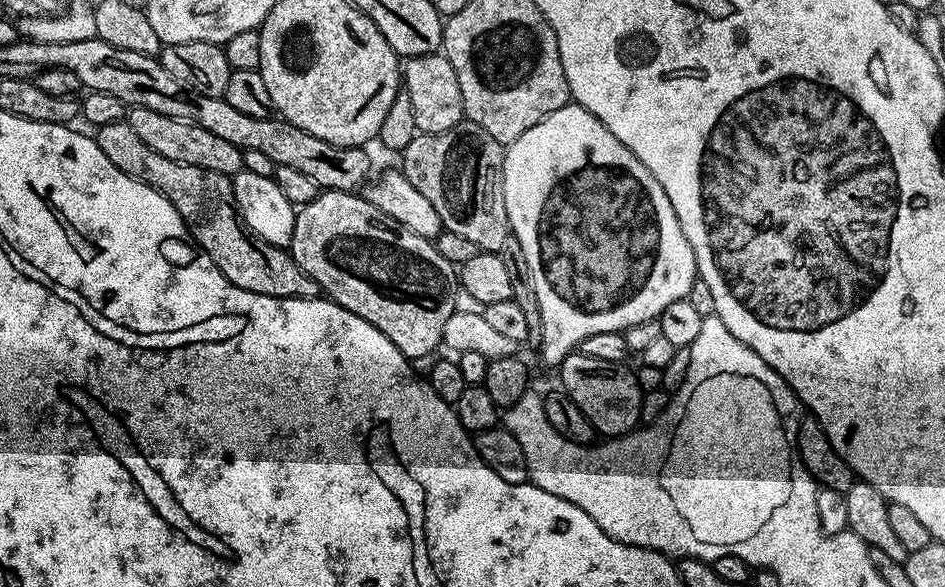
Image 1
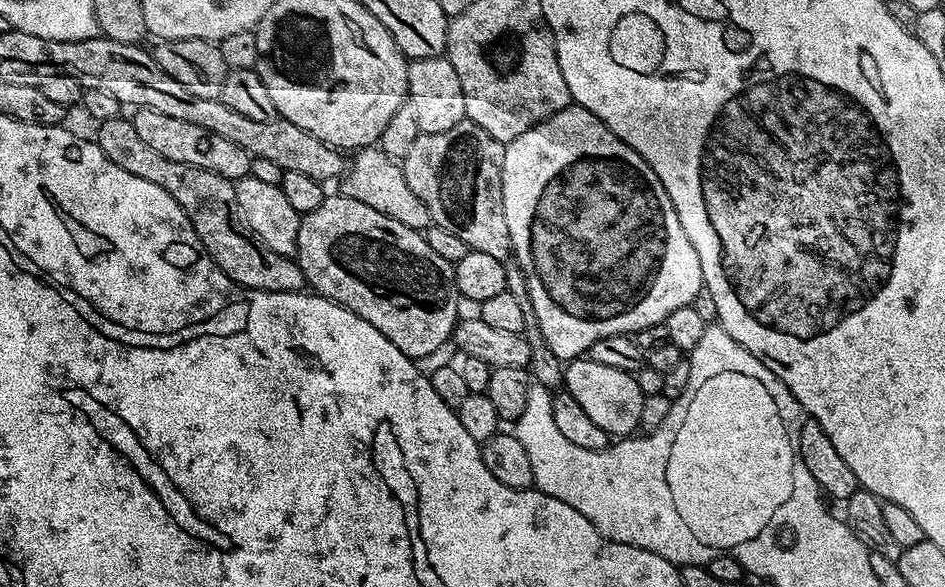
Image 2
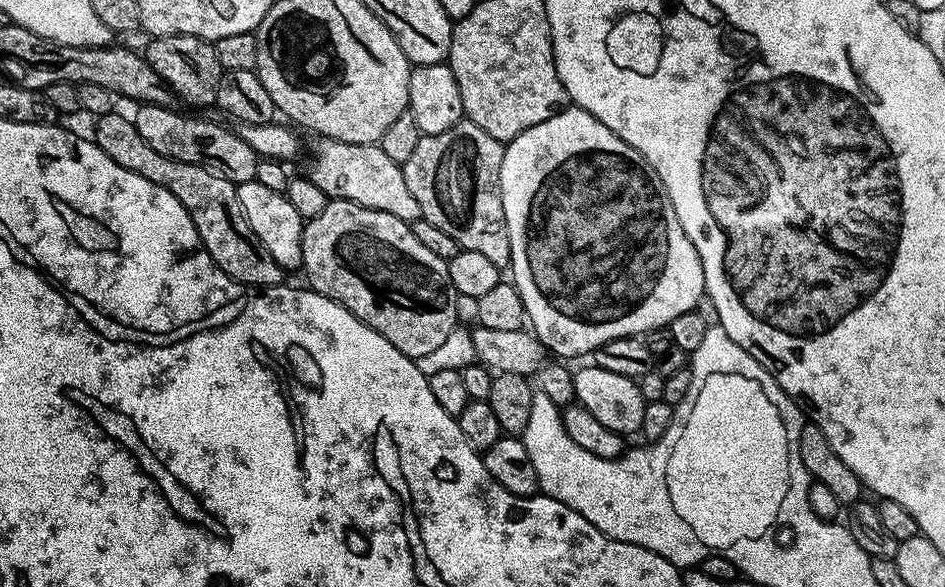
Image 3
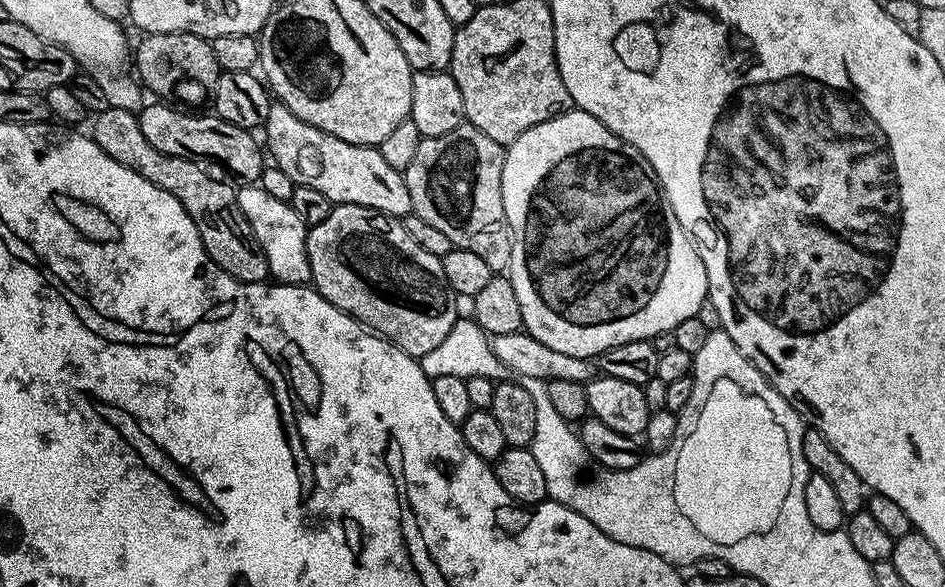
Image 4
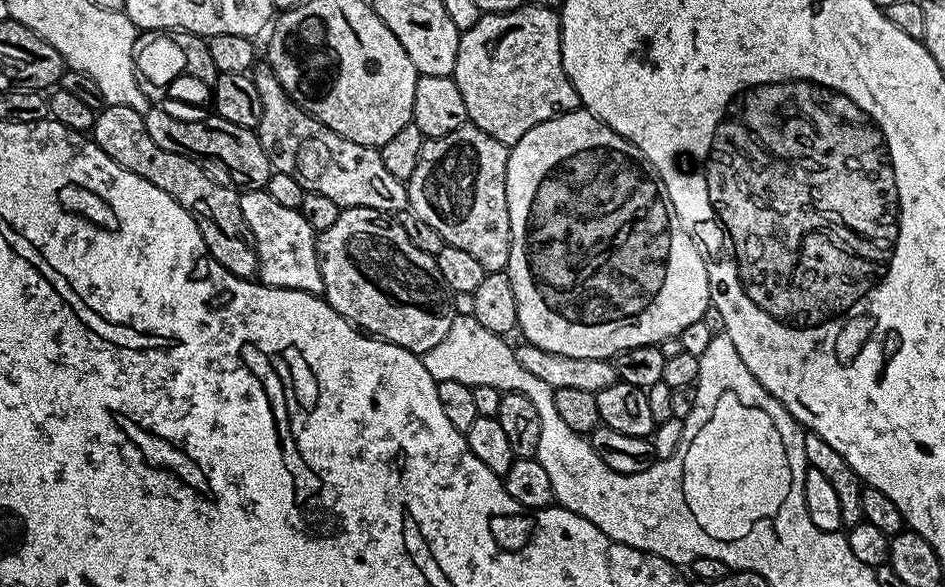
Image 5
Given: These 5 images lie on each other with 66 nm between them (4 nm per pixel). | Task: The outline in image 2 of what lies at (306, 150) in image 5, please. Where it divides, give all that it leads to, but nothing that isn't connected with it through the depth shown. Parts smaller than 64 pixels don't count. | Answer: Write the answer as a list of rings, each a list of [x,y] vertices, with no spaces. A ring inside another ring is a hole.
[[[379,147],[361,148],[351,157],[350,167],[342,180],[343,184],[343,195],[358,202],[366,202],[366,206],[378,210],[378,214],[386,214],[402,222],[402,226],[423,230],[432,223],[430,210],[426,210],[422,198],[418,198],[418,194],[410,190],[410,182],[406,182],[403,167],[381,152]]]

